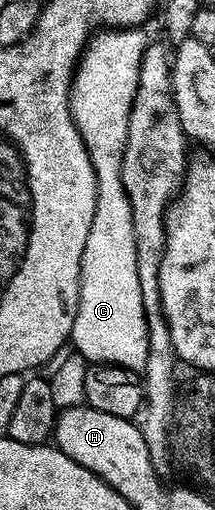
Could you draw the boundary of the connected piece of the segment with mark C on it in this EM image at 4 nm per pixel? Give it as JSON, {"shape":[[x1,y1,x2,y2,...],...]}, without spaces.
{"shape":[[109,27,104,31,94,32,89,38,88,48,81,54,81,59,77,63,73,84,69,86,69,110,75,127,83,139,87,155,91,159,91,167,95,171,97,198,95,219,91,219,91,231,87,235,87,247,83,247,81,260,81,290,71,338,72,348,76,351,73,351,56,374,47,380,50,397,48,400,52,408,57,411,70,409,84,402,83,379,87,362,118,365,134,371,144,370,147,363,149,340,147,319,143,311,143,291,139,291,139,267,135,263,135,227,131,223,131,203,127,199,127,191,123,189,123,153,127,147,129,112,139,83,141,56,143,51,147,51,151,40,150,34,145,34,145,31,141,27,132,29]]}

